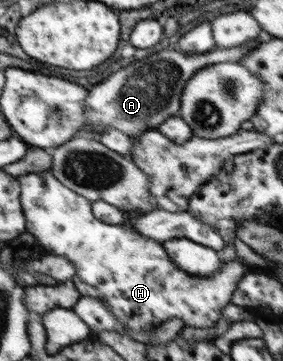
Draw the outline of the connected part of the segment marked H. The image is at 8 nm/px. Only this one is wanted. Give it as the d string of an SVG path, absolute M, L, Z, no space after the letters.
M37 172L18 175L20 183L20 204L26 219L28 231L38 244L51 255L59 255L68 259L76 266L76 276L72 283L79 290L81 296L97 298L107 304L127 330L140 332L151 326L159 327L167 319L178 317L183 319L186 326L207 329L215 327L222 317L223 308L232 301L233 292L239 280L250 270L241 259L223 262L219 273L211 277L193 277L185 274L168 255L161 242L154 242L151 238L141 235L135 226L123 222L111 225L99 221L92 212L92 201L65 187L52 173Z

